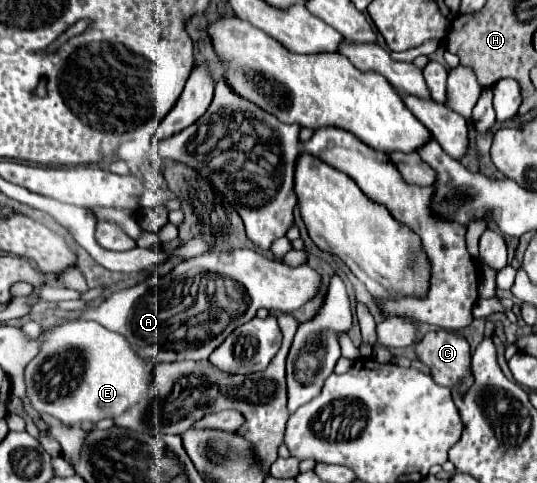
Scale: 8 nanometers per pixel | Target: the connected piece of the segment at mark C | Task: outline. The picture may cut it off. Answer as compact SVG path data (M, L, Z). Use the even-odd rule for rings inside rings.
M437 330L429 332L417 344L417 356L431 368L431 376L437 384L453 388L457 380L467 380L471 366L469 342L459 332Z

